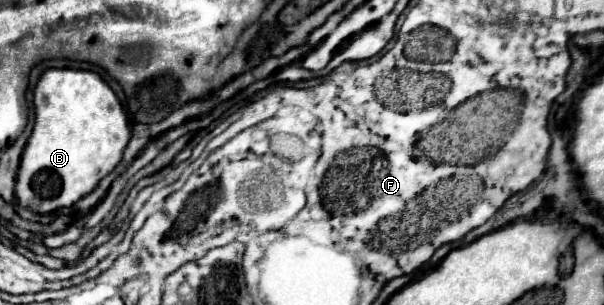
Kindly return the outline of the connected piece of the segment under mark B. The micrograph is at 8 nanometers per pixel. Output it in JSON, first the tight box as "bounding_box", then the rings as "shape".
{"bounding_box":[16,69,130,215],"shape":[[[48,69],[34,89],[34,111],[34,131],[16,177],[16,199],[44,215],[74,205],[120,163],[130,127],[116,93],[94,71]]]}

